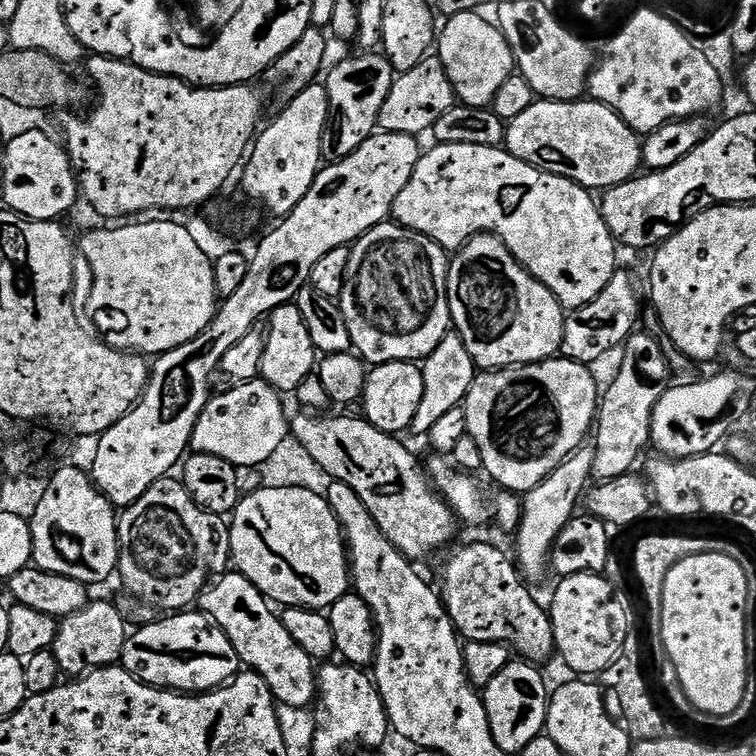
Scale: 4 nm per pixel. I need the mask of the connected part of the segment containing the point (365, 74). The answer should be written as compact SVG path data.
M360 54L352 56L341 64L336 64L327 73L326 87L330 98L329 124L322 134L322 157L325 161L335 162L346 158L366 138L377 131L379 115L387 95L390 94L394 79L394 69L388 57L383 54Z

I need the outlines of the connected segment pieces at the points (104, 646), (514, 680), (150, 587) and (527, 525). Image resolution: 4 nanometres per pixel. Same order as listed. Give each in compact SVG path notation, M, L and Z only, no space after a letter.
M93 599L78 614L70 614L59 621L56 640L50 651L56 655L61 673L68 678L79 678L95 668L110 668L120 664L124 643L130 635L129 625L110 599Z
M516 658L505 668L498 670L498 675L482 689L482 699L490 722L490 734L494 734L494 742L498 742L498 746L502 746L502 750L506 750L509 754L518 754L526 750L526 746L530 746L530 742L534 742L534 738L538 738L545 731L544 723L548 717L550 687L548 688L540 672L543 671L537 665Z
M165 478L154 482L138 502L123 509L118 516L120 529L120 566L118 580L125 584L127 595L164 614L188 610L200 599L200 593L209 587L208 575L212 567L227 569L230 564L228 547L229 525L225 517L216 516L190 498L186 486L179 479Z
M585 442L575 448L542 483L534 486L534 490L530 490L523 497L520 526L514 533L514 539L516 539L514 556L525 577L540 576L547 568L549 571L556 539L562 534L565 526L577 515L576 507L579 504L581 507L586 496L586 489L593 479L593 466L594 447L591 443Z

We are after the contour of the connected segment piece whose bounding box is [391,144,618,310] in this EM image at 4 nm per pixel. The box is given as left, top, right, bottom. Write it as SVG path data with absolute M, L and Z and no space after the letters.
M436 144L429 152L427 149L421 155L418 166L414 166L410 182L406 182L402 194L398 194L391 219L404 228L438 242L445 250L462 247L479 232L491 232L530 275L550 289L565 310L594 302L594 298L606 290L606 282L610 282L618 270L618 245L602 218L597 197L570 178L544 172L514 158L514 154L503 147Z

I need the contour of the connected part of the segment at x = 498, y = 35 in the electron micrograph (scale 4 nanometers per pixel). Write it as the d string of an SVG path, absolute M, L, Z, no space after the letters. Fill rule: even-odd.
M475 11L449 16L438 32L438 55L456 91L457 101L471 108L489 107L494 102L494 94L505 85L506 78L517 71L510 42L506 42L500 27L489 17L488 21L480 15L484 14Z

